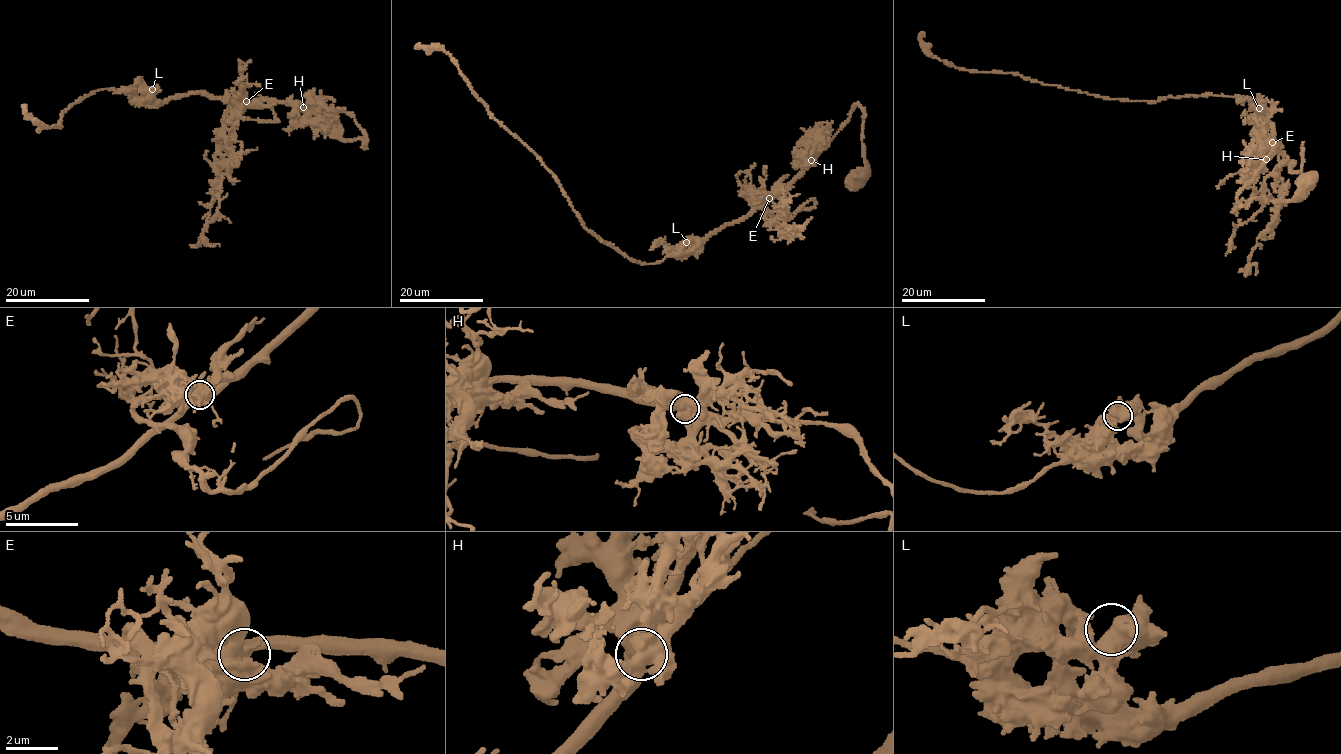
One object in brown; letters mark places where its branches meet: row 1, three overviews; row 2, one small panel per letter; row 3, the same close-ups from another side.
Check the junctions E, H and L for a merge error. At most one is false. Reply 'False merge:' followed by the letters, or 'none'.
False merge: E

